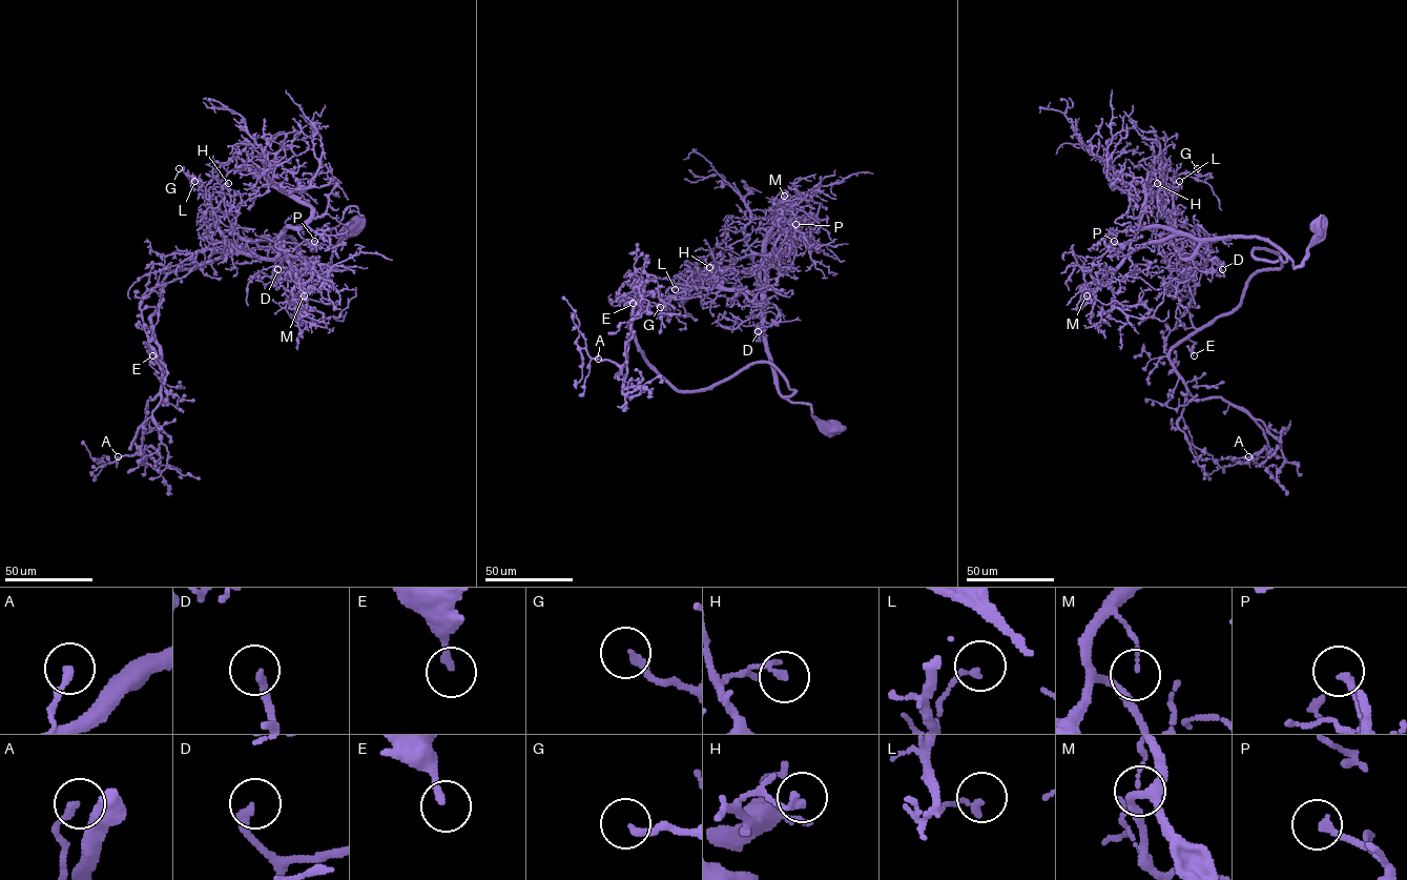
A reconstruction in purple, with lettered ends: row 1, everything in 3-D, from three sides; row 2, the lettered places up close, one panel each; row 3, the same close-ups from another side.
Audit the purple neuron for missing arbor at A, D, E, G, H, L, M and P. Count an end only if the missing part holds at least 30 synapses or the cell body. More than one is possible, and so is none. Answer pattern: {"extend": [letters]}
{"extend": ["D"]}

